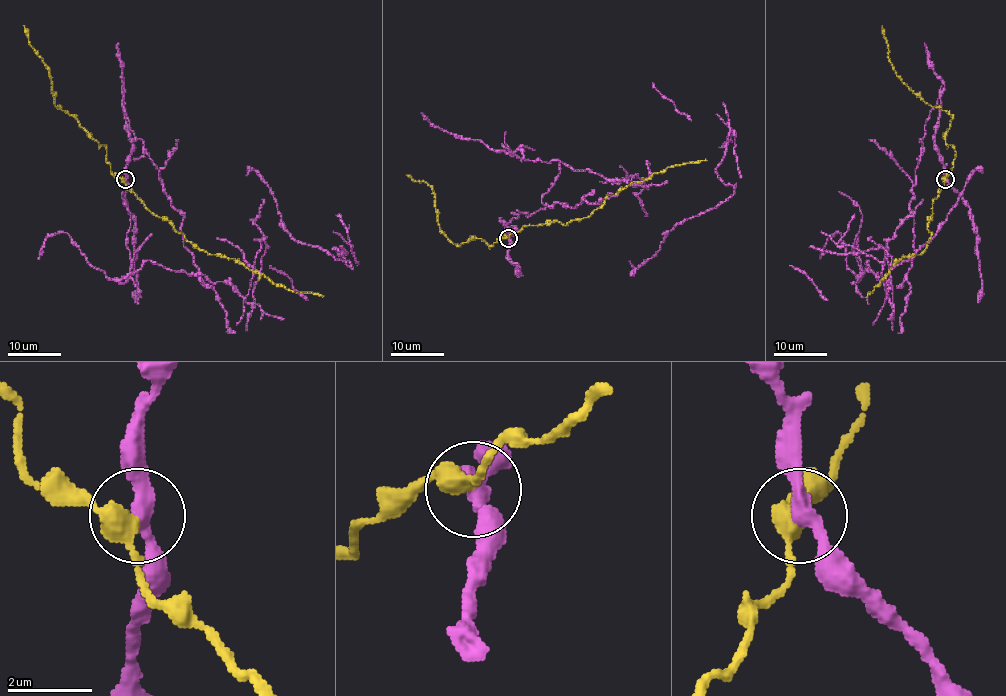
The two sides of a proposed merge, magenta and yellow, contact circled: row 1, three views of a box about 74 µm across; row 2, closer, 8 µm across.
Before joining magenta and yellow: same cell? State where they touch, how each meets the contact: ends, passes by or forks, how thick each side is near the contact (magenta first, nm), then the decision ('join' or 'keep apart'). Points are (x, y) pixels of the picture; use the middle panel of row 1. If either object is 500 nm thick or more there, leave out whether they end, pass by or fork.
place (508, 238); magenta passes by; yellow passes by; calibres 340 and 380 nm; keep apart

